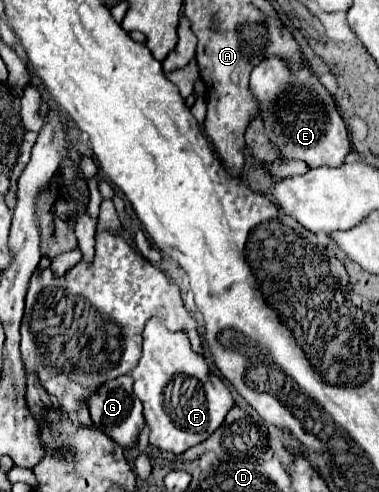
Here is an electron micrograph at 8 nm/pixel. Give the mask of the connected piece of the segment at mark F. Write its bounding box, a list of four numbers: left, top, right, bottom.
[130,316,234,454]

